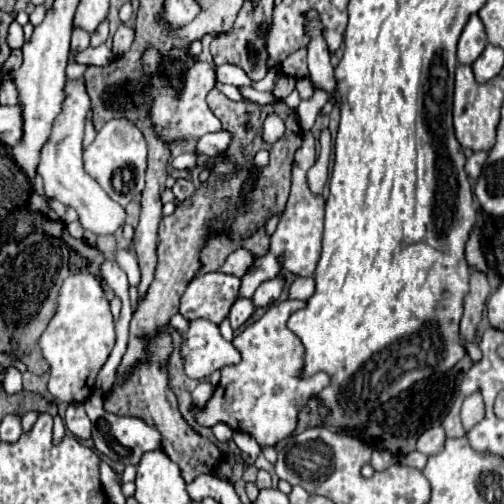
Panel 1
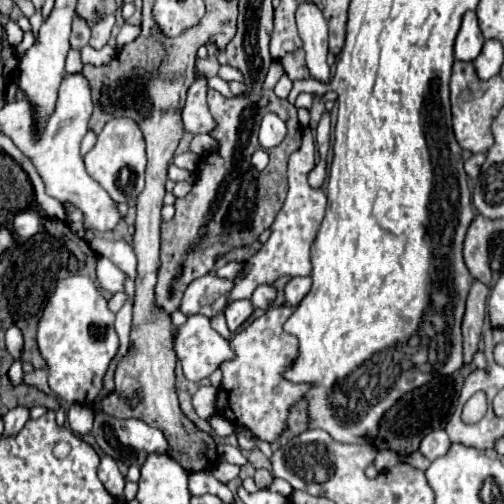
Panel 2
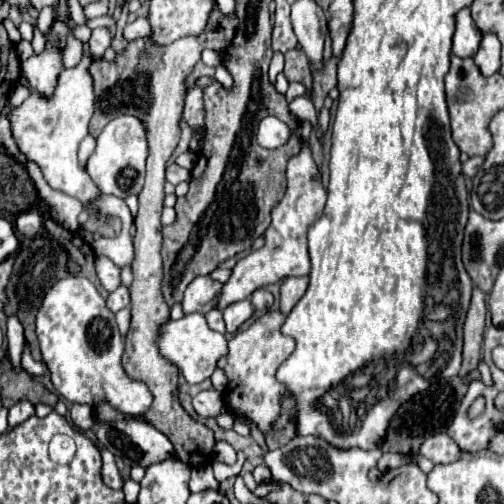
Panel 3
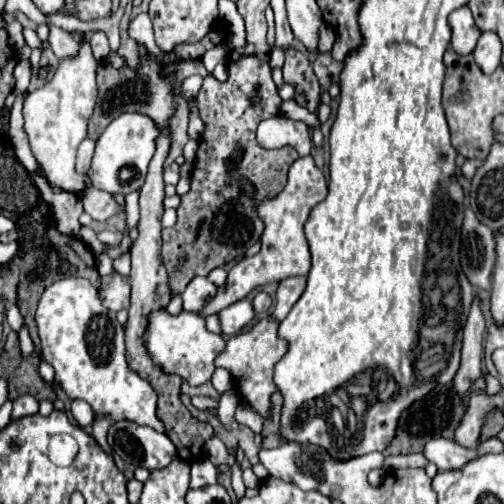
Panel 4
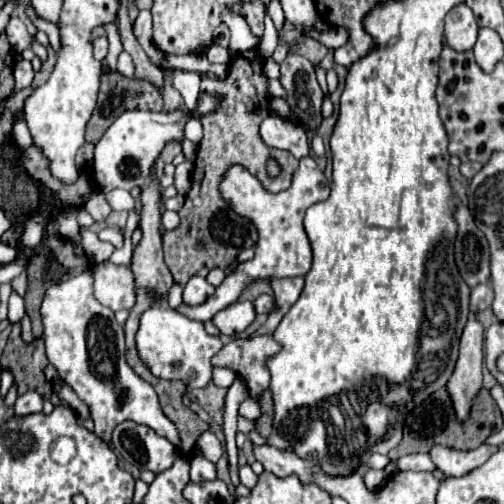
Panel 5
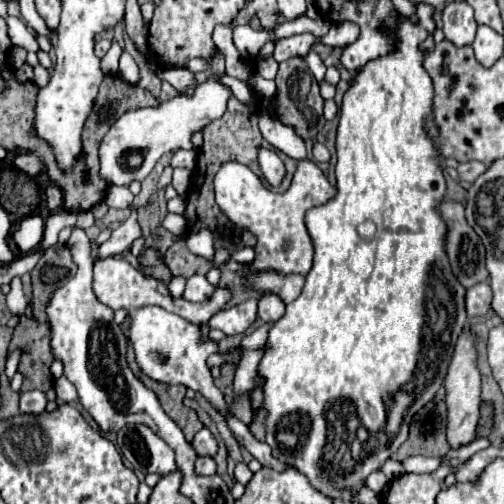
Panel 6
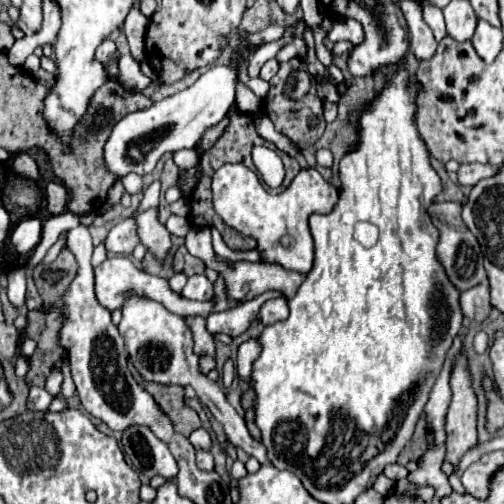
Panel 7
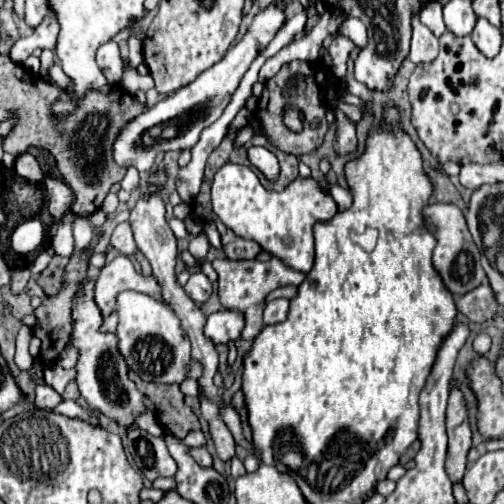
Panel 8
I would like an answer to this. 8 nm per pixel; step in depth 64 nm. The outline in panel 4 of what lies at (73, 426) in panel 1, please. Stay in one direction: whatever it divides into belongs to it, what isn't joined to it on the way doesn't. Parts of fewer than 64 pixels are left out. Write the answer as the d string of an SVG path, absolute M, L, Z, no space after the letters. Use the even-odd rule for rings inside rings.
M73 400L70 410L72 410L72 416L76 418L76 422L78 422L80 426L88 426L88 424L92 424L94 414L92 414L90 404L84 400Z

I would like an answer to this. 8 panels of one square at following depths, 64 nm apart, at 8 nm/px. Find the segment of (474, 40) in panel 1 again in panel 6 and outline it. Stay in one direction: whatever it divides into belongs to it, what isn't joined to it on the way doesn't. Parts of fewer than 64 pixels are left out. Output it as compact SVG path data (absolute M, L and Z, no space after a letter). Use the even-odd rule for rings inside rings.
M452 2L442 10L444 20L444 34L450 42L456 46L468 46L472 44L476 36L476 20L472 6L468 2Z

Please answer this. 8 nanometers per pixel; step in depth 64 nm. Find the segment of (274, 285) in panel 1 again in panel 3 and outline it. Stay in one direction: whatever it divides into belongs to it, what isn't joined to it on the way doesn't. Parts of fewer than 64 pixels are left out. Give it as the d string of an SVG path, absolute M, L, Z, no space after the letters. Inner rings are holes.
M260 288L260 290L256 290L252 294L252 304L254 304L254 308L258 312L266 312L272 306L272 302L274 302L274 296L268 290L264 290L264 288Z

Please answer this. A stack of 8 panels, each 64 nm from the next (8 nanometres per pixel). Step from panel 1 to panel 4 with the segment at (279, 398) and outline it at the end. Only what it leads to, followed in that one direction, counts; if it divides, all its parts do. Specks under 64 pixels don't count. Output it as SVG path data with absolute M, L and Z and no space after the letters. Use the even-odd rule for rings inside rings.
M268 316L266 320L260 320L258 324L254 324L250 332L246 334L242 332L230 338L224 352L216 358L216 366L226 368L234 376L234 386L242 394L242 400L248 402L258 414L262 414L262 418L270 414L270 394L276 392L276 386L272 382L274 364L288 350L288 342L280 340L276 332L278 332L278 322L272 316Z

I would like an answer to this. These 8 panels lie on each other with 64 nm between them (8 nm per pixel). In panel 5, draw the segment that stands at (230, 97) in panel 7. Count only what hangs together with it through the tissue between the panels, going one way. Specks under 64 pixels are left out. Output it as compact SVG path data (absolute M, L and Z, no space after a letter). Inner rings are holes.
M200 92L198 102L194 106L194 110L188 108L178 108L172 112L150 112L150 110L132 110L132 112L124 112L108 130L106 134L100 138L100 142L96 144L96 152L94 152L94 180L100 186L102 192L110 192L114 188L124 188L124 190L132 190L134 186L142 186L150 174L150 168L154 164L154 160L160 156L160 152L164 150L164 146L168 142L180 142L184 148L185 161L176 166L176 174L174 174L174 186L178 190L180 196L186 196L186 192L190 190L190 176L194 170L194 160L198 146L188 142L184 136L184 126L190 118L204 118L212 112L216 112L220 108L220 94L210 94L210 92Z

